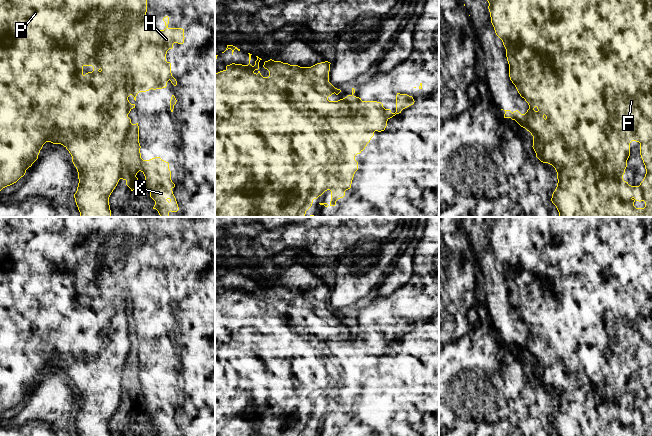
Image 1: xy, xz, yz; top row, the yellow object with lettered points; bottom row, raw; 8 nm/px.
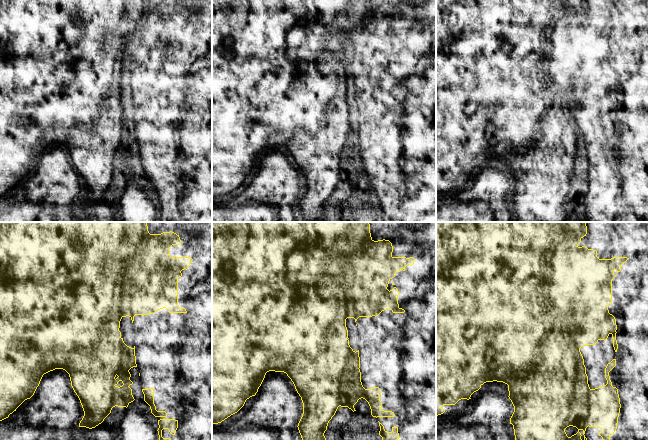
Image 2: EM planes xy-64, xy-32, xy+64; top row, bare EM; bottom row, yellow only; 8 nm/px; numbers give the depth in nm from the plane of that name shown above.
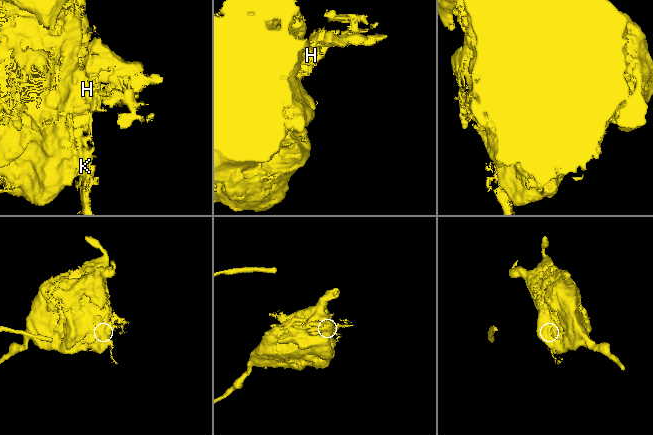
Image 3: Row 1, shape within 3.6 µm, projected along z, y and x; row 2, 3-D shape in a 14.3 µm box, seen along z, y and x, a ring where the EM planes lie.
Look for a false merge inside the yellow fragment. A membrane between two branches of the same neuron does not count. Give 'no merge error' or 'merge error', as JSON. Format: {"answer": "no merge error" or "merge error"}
{"answer": "merge error"}

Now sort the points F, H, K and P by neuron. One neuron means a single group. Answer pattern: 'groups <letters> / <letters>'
groups F P / H K

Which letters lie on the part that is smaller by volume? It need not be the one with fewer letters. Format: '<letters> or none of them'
H, K

